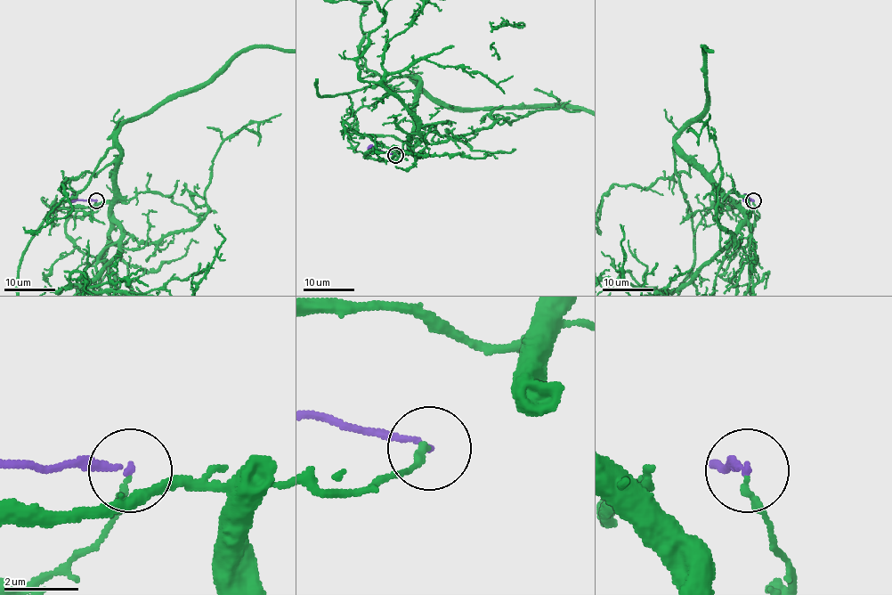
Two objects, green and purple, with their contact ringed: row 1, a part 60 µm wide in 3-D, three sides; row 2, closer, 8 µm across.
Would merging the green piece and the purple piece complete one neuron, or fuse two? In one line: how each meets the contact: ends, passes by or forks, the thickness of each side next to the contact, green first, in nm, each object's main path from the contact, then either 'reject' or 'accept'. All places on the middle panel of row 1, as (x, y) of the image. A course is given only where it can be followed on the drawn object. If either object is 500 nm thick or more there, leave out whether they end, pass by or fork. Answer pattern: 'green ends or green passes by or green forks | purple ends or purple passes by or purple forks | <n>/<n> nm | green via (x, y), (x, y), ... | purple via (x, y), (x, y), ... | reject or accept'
green ends | purple ends | 190/150 nm | purple via (394, 155), (371, 150), (368, 147) | reject

